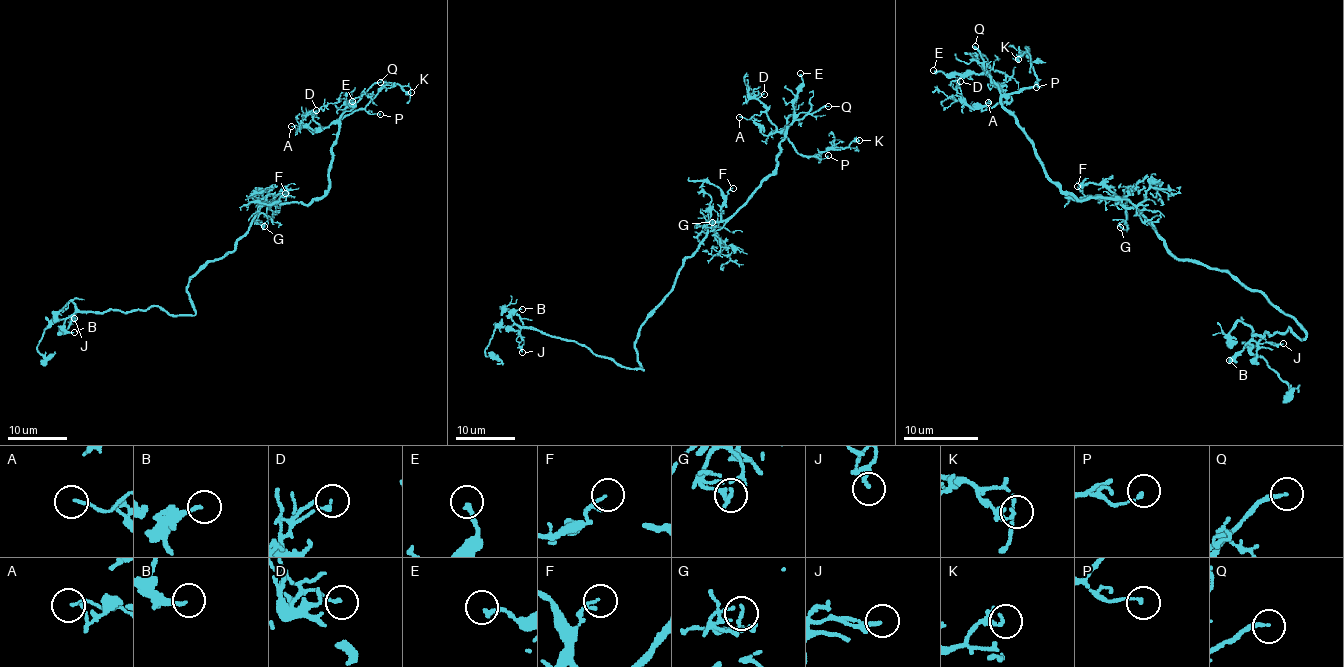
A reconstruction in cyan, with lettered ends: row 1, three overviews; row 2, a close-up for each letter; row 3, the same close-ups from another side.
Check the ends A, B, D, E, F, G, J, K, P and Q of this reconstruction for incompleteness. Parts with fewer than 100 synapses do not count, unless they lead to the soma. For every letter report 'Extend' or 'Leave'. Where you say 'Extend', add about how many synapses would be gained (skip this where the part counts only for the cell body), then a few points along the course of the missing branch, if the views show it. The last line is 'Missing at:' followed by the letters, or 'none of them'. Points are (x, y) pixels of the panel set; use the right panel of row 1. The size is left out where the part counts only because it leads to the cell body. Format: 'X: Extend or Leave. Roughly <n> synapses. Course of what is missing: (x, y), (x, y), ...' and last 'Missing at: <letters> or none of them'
A: Leave
B: Leave
D: Leave
E: Leave
F: Leave
G: Leave
J: Leave
K: Leave
P: Leave
Q: Extend. Course of what is missing: (975, 46), (935, 53), (917, 38), (943, 27), (947, 16), (930, 16), (969, 1)
Missing at: Q

